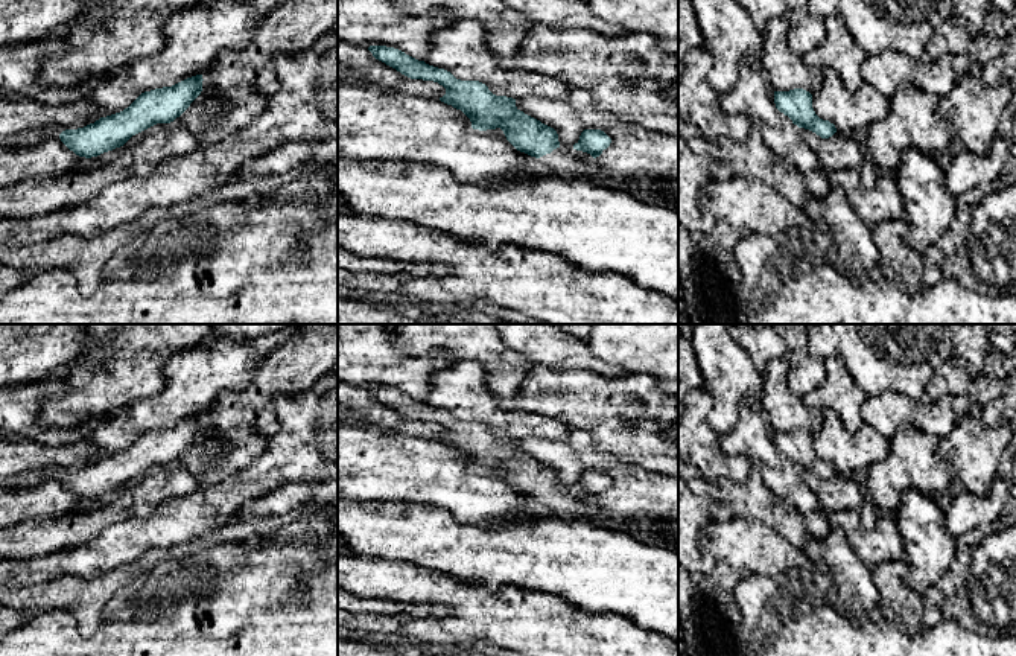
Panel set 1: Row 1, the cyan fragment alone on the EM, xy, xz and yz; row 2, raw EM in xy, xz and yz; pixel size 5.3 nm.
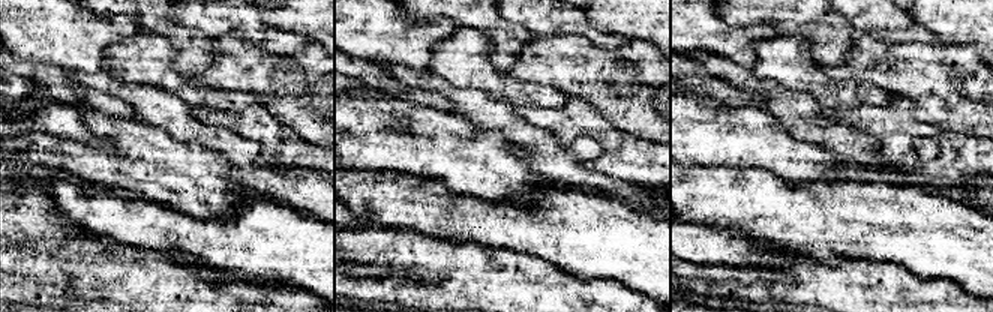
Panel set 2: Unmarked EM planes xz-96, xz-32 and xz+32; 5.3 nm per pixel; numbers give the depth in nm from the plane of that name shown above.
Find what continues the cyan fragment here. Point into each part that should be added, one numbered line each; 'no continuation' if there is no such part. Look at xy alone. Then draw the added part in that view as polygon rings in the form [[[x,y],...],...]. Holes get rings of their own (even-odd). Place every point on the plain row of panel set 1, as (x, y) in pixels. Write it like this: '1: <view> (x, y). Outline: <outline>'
no continuation

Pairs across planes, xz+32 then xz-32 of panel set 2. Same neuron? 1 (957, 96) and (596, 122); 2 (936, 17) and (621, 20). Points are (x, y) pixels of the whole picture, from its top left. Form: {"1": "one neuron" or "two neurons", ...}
{"1": "two neurons", "2": "one neuron"}

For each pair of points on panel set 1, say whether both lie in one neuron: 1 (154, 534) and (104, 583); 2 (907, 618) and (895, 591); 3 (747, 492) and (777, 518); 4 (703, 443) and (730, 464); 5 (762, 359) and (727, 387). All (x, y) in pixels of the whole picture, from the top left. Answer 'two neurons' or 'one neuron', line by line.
1: two neurons
2: one neuron
3: one neuron
4: one neuron
5: two neurons

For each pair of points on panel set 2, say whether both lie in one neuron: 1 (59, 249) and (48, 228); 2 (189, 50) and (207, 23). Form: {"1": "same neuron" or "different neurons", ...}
{"1": "different neurons", "2": "different neurons"}

